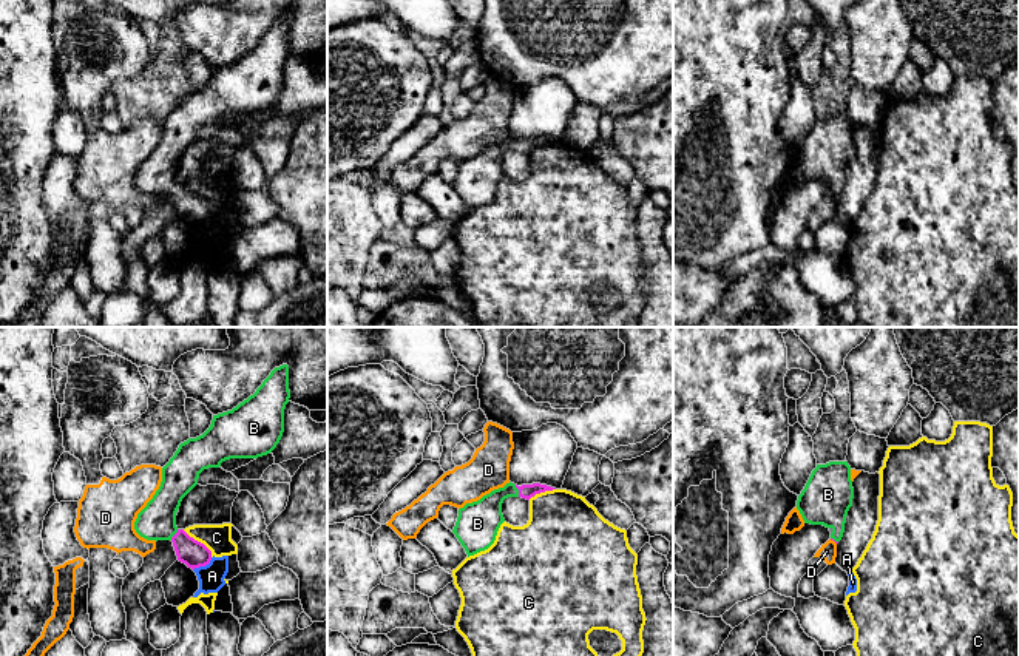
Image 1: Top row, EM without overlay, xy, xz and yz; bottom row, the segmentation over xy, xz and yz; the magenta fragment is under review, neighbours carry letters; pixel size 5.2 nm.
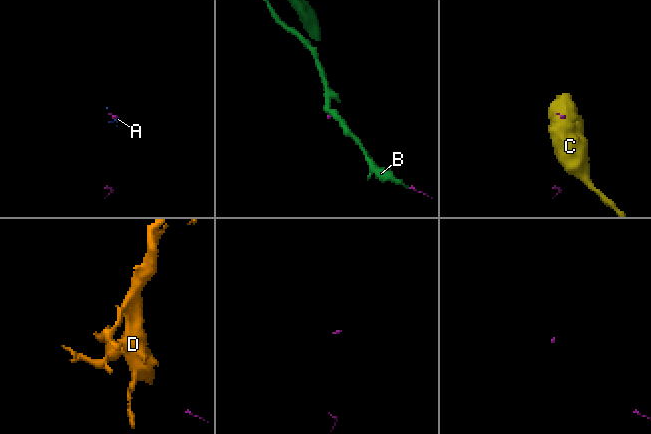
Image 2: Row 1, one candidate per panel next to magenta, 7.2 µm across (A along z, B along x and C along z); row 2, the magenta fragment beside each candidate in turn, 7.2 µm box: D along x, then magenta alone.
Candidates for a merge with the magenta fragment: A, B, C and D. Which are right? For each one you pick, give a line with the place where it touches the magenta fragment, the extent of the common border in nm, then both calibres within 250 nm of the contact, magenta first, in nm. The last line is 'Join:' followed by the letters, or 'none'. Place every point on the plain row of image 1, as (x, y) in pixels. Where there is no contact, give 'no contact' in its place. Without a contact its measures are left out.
B: contact xz (519, 145); length 70 nm; calibres 80 and 200 nm
Join: B

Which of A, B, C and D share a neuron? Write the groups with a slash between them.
A C / B / D

